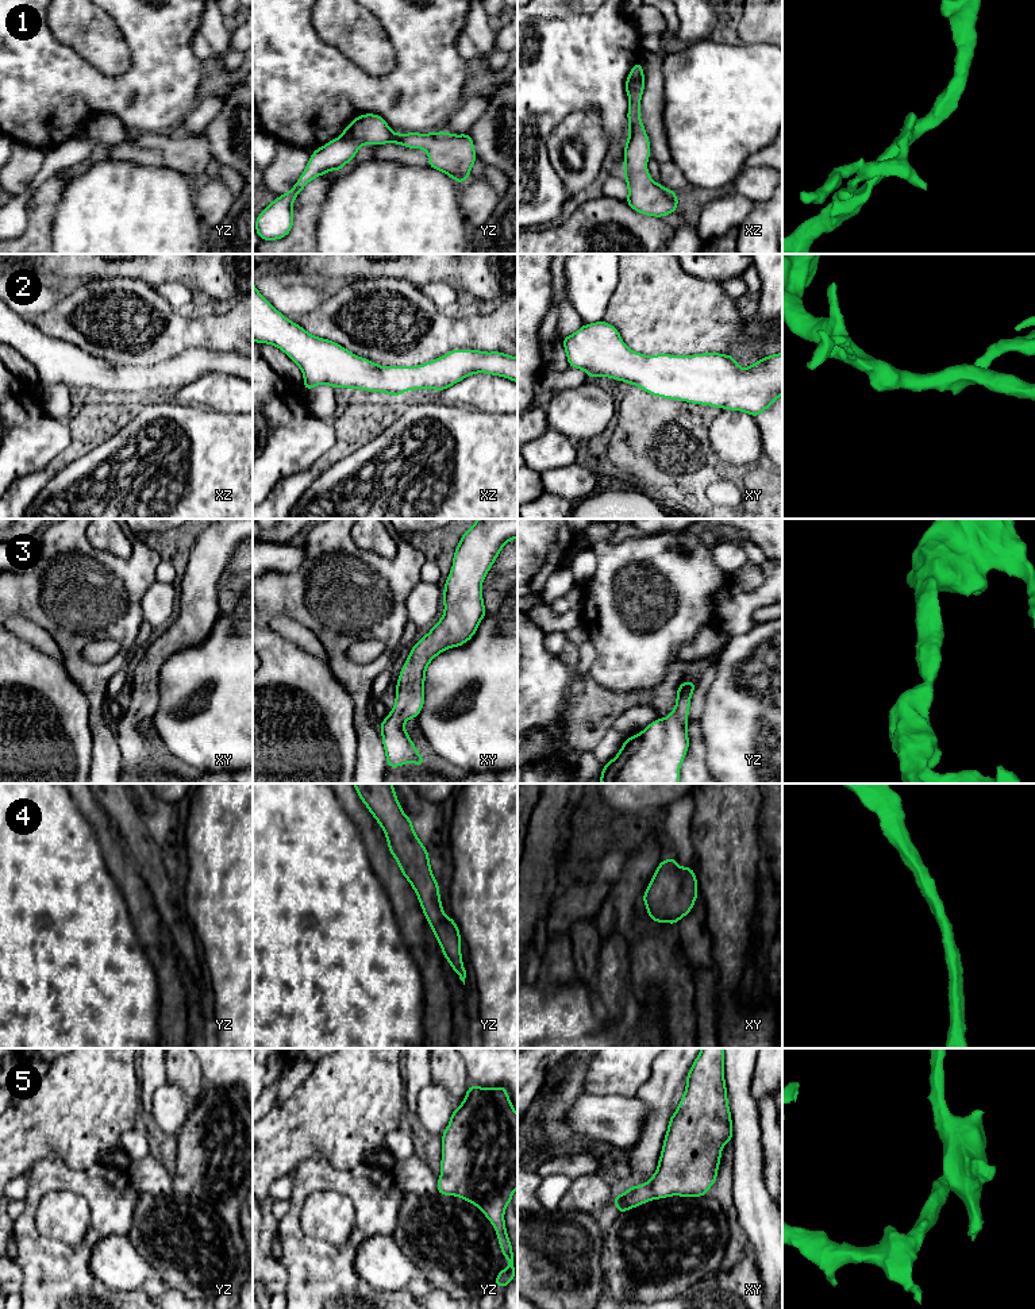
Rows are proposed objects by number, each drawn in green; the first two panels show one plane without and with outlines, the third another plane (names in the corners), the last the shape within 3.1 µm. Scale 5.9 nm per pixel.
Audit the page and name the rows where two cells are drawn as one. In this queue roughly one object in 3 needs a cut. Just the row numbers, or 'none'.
1

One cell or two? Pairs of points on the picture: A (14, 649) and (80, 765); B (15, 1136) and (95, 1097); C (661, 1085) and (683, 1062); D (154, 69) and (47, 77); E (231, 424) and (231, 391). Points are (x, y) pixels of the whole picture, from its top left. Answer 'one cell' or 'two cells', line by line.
A: one cell
B: one cell
C: one cell
D: one cell
E: two cells

